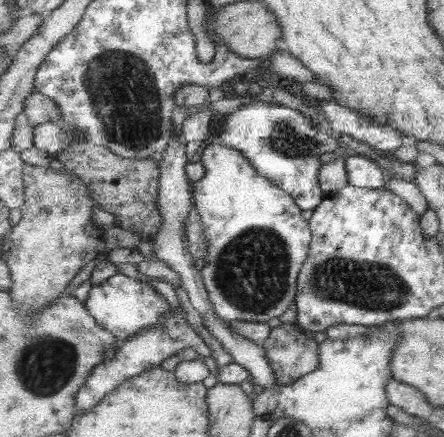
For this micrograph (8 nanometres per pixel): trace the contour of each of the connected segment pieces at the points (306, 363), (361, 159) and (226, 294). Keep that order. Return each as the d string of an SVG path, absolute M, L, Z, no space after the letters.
M297 322L273 328L263 344L280 386L298 382L321 366L319 346L315 333L302 328Z
M353 155L346 159L350 185L358 187L380 189L386 186L385 174L381 166L373 159L363 155Z
M211 138L211 144L206 147L200 159L205 165L205 176L194 184L194 206L202 216L204 222L205 234L209 236L209 250L208 256L204 259L205 266L202 269L202 276L206 285L206 290L209 292L211 303L213 303L213 311L217 313L222 320L230 323L233 320L241 320L248 322L267 323L272 318L281 318L291 304L296 301L298 296L298 278L301 275L305 262L308 260L310 254L310 247L312 246L312 225L309 220L303 220L303 209L296 203L292 193L285 192L285 189L273 184L272 180L263 176L245 156L245 152L241 152L239 148L231 148L227 144L219 144L219 140Z

